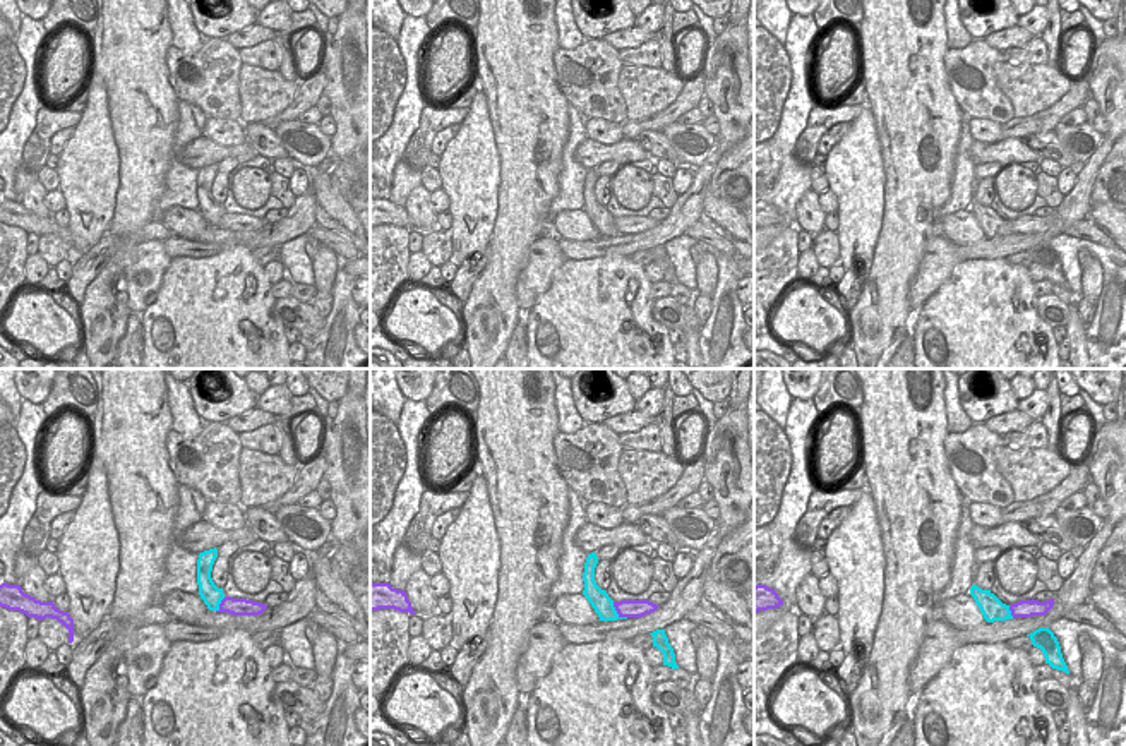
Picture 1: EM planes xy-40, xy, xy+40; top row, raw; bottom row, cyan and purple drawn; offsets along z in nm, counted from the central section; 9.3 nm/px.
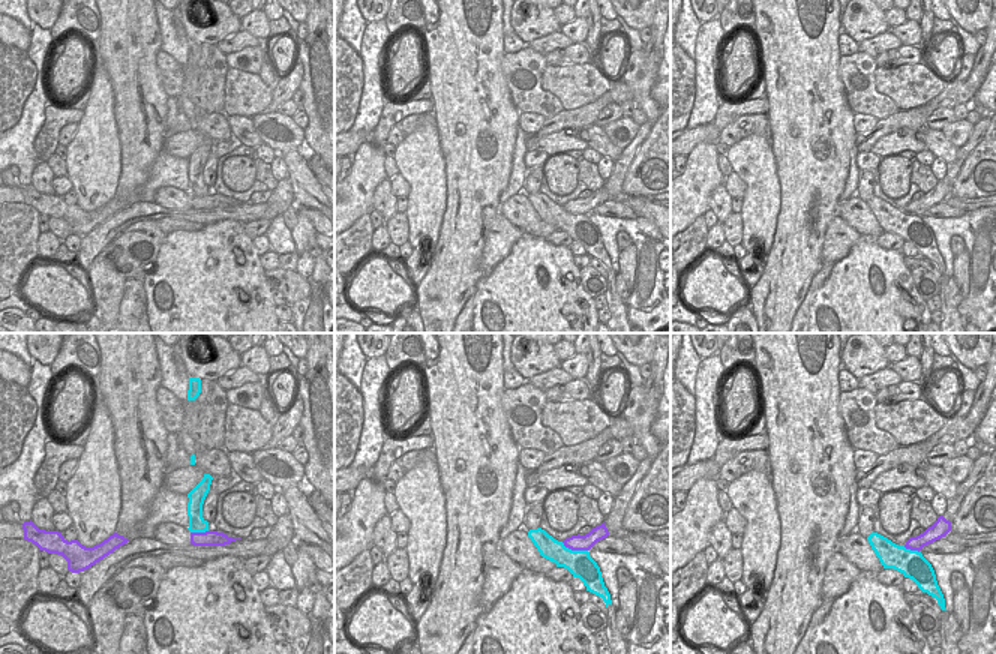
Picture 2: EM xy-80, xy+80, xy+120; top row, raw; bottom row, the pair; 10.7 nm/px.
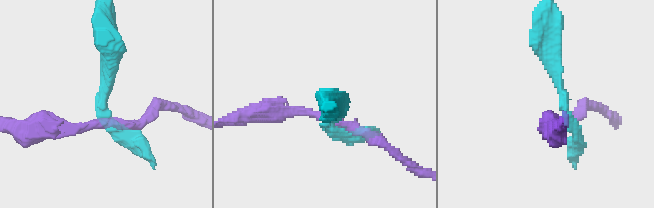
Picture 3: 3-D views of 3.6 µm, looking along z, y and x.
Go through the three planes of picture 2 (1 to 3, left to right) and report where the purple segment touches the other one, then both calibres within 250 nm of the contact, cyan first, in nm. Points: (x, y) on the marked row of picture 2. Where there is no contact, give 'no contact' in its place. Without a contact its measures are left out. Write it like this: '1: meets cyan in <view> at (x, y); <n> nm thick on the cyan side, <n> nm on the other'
1: meets cyan in xy-80 at (198, 531); 190 nm thick on the cyan side, 160 nm on the other
2: meets cyan in xy+80 at (575, 551); 280 nm thick on the cyan side, 160 nm on the other
3: meets cyan in xy+120 at (909, 549); 300 nm thick on the cyan side, 160 nm on the other

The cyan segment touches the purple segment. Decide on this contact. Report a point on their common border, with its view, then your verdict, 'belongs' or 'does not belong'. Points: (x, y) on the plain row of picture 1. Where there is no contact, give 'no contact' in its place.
contact xy (616, 228); does not belong

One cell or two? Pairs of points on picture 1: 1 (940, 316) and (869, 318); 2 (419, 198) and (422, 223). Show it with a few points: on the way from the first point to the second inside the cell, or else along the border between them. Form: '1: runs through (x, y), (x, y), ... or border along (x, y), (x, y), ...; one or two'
1: border along (912, 309), (910, 324); two
2: runs through (419, 204), (422, 216); one

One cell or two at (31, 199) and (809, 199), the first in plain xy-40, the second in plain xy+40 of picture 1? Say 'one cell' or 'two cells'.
one cell

